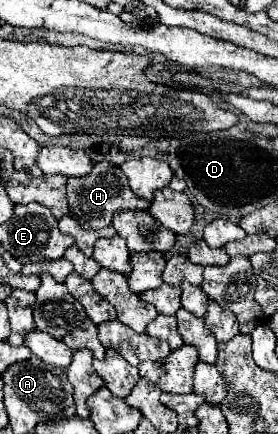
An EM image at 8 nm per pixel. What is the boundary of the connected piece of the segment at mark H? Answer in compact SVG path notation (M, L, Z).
M107 160L97 162L93 166L91 174L87 174L87 176L69 178L67 180L67 198L69 198L71 216L77 218L77 222L81 222L81 226L93 228L93 230L111 226L113 214L117 210L147 210L149 208L149 202L145 198L139 198L131 192L121 168L109 164Z

